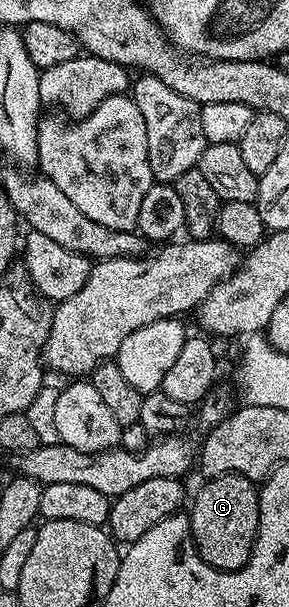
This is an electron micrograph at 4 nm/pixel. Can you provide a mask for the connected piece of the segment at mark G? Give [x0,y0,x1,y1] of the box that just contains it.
[189,474,259,571]

